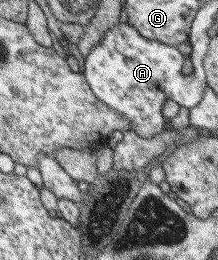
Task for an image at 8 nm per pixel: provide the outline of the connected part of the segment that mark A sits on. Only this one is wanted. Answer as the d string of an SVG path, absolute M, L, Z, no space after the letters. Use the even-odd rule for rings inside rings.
M118 22L116 27L109 28L103 40L89 49L84 58L82 73L91 93L119 117L127 119L131 123L129 130L139 137L147 138L161 131L163 115L159 115L159 105L163 105L163 101L171 99L187 110L201 101L202 90L191 87L187 77L181 75L181 53L154 39L145 39L127 22Z

